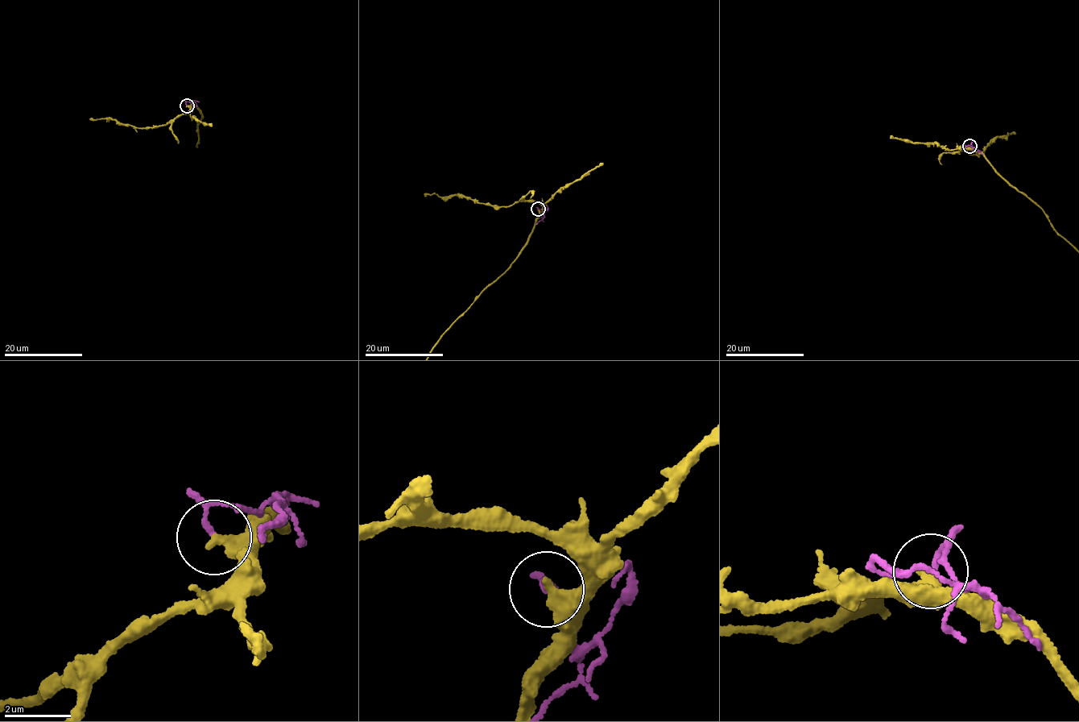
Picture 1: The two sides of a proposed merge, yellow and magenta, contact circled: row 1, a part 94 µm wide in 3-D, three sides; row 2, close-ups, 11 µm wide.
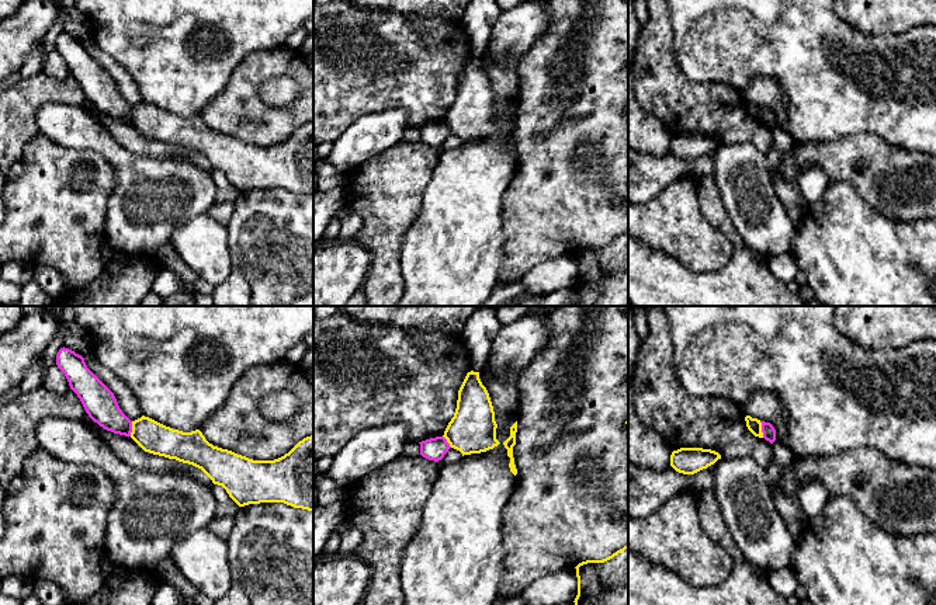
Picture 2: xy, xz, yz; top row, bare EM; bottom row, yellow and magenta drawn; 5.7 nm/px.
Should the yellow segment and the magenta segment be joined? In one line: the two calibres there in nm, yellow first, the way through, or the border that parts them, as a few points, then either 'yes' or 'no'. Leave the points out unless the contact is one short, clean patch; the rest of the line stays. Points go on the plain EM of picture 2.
80 nm thick on the yellow side, 80 nm on the other; border along yz (759, 107), (763, 122); no

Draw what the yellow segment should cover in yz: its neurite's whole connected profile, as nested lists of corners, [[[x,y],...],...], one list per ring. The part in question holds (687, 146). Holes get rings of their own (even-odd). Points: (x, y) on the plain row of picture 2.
[[[680,133],[670,140],[670,152],[683,160],[694,160],[714,150],[721,140],[711,135]]]

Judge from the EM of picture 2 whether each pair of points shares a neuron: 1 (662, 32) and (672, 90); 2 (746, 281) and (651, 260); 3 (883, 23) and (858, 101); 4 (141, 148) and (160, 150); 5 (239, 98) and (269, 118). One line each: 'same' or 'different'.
1: same
2: same
3: different
4: same
5: same

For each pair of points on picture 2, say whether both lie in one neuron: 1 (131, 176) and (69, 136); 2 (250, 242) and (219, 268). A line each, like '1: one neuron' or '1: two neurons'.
1: one neuron
2: two neurons

